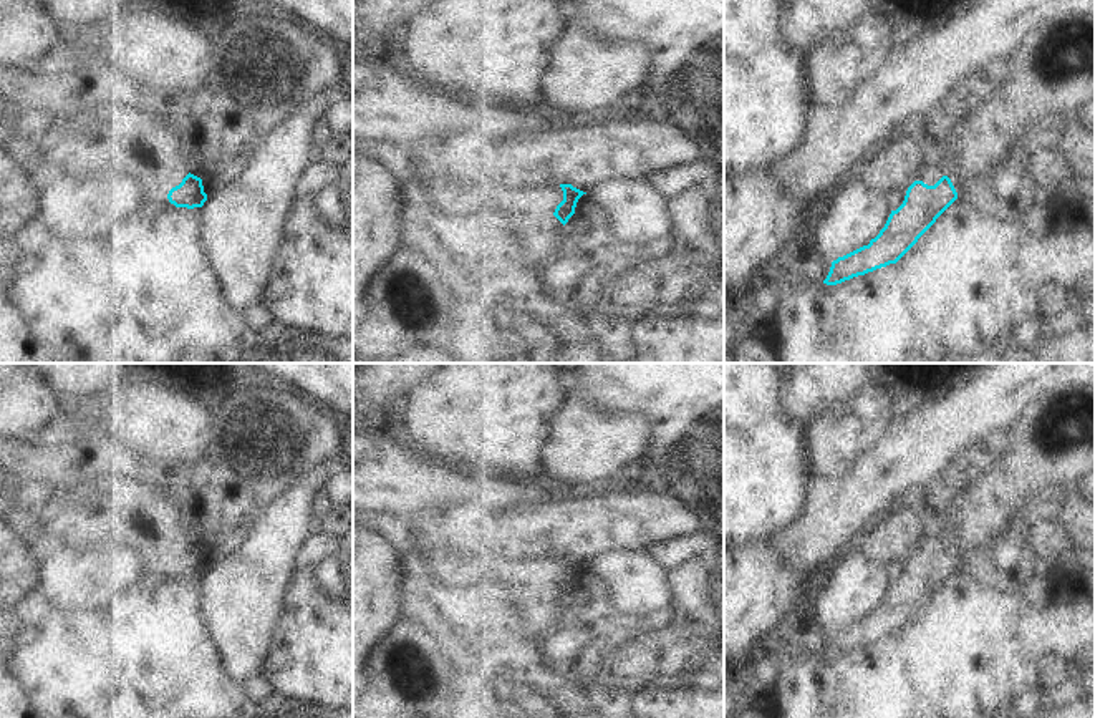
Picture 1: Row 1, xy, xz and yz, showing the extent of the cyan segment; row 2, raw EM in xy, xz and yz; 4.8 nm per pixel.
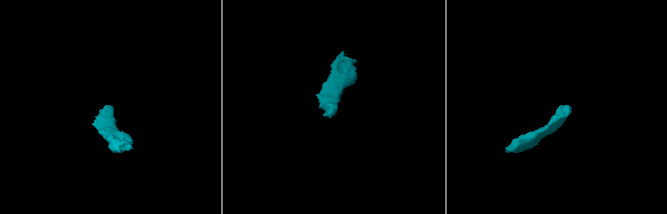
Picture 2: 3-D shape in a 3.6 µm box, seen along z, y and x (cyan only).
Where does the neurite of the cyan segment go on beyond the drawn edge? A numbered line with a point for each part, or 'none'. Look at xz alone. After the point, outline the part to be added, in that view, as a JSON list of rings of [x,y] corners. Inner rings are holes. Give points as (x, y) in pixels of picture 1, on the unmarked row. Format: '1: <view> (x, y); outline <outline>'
1: xz (520, 604); outline [[[523,565],[487,569],[487,575],[480,579],[480,589],[489,595],[479,604],[500,622],[525,627],[527,632],[522,637],[537,642],[557,625],[565,597],[553,585],[519,582],[522,574]]]

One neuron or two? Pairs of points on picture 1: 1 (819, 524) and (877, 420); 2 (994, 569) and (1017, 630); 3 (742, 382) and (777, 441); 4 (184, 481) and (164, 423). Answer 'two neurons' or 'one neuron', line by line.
1: two neurons
2: two neurons
3: two neurons
4: two neurons

